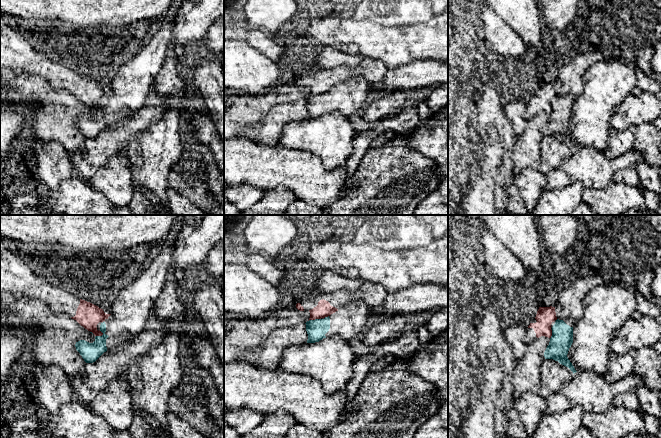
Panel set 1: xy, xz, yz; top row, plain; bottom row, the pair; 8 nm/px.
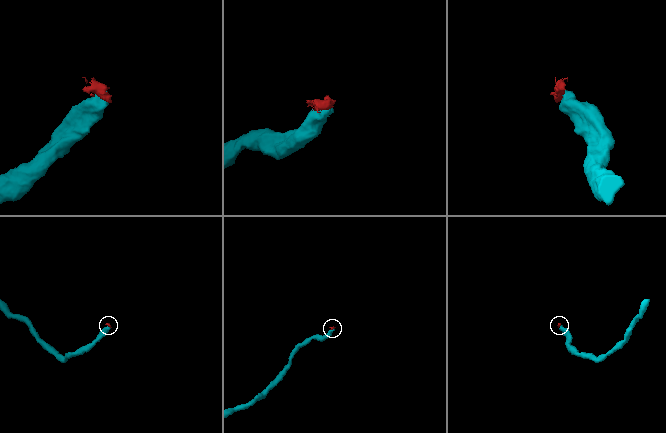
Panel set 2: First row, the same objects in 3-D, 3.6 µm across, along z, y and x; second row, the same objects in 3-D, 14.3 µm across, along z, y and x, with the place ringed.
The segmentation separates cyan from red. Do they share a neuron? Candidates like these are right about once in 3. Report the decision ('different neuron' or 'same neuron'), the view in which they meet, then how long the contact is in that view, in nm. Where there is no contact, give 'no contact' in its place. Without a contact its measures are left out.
different neuron; contact in xz; length 110 nm

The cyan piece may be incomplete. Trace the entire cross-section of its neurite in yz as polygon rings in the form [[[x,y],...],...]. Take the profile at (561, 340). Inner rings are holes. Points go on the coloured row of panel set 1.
[[[568,317],[563,320],[555,320],[551,324],[552,336],[547,346],[544,357],[545,359],[553,359],[560,364],[568,367],[573,374],[577,371],[567,357],[569,348],[573,343],[573,326],[578,320]]]

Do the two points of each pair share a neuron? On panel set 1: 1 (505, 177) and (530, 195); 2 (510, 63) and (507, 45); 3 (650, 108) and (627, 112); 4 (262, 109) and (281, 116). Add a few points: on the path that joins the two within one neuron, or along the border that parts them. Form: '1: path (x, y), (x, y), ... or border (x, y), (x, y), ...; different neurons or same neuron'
1: border (517, 174), (512, 183); different neurons
2: border (527, 48), (515, 57), (502, 57), (494, 52); different neurons
3: path (644, 108), (633, 111); same neuron
4: border (290, 102), (276, 104), (258, 122), (249, 125); different neurons

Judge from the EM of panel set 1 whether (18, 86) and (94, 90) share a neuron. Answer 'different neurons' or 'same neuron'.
different neurons

